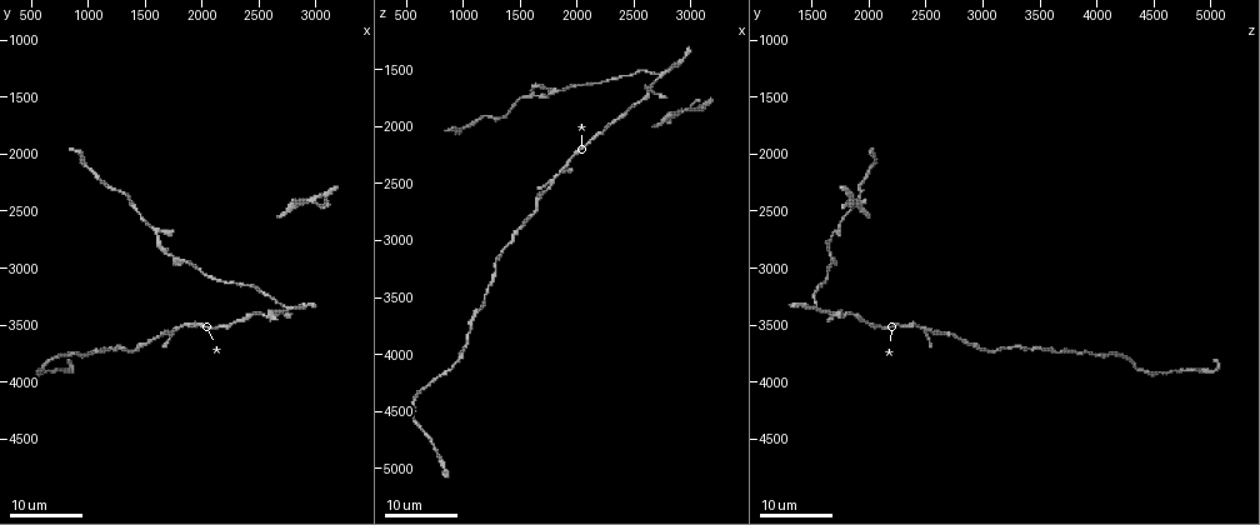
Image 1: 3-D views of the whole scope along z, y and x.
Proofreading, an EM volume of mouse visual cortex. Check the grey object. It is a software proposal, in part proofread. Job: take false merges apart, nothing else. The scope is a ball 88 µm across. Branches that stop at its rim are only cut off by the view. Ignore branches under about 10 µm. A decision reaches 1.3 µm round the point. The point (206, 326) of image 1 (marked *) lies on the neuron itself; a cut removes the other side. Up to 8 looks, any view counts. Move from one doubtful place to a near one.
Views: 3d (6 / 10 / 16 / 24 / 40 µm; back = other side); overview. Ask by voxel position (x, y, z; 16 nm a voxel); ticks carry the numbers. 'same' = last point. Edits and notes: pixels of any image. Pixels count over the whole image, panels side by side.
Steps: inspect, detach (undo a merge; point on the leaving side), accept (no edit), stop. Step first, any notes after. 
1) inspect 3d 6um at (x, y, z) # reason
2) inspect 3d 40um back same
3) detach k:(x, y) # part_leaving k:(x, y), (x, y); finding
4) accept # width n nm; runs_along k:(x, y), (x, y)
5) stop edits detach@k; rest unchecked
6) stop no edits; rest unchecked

inspect 3d 16um at (1740, 3540, 2520) # three-way junction

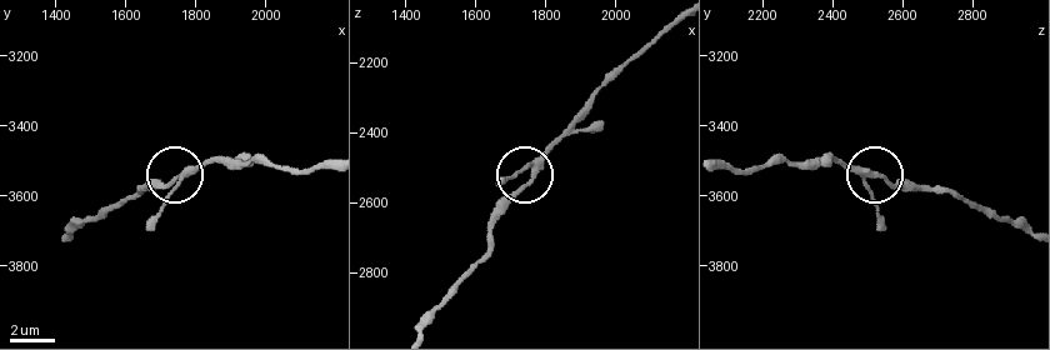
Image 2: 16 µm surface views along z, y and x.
inspect 3d 10um at (1740, 3550, 2540) # zoom in

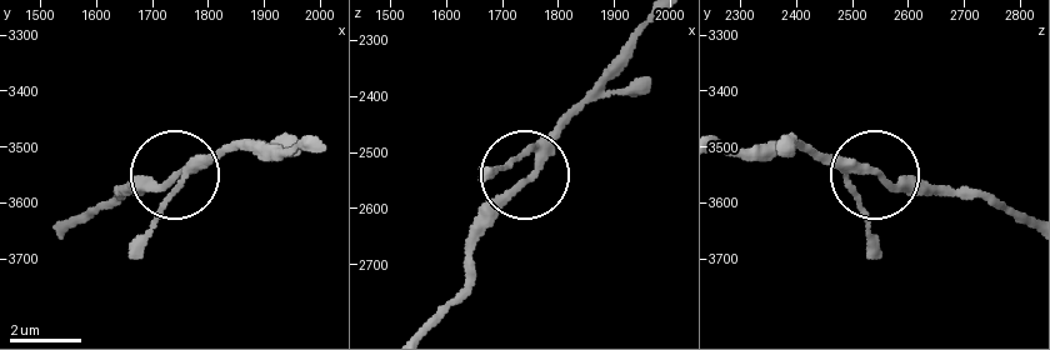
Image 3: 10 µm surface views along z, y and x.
accept # arms 3; all the same neuron

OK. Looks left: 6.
inspect 3d 24um at (2280, 3460, 1960) # narrows sharply

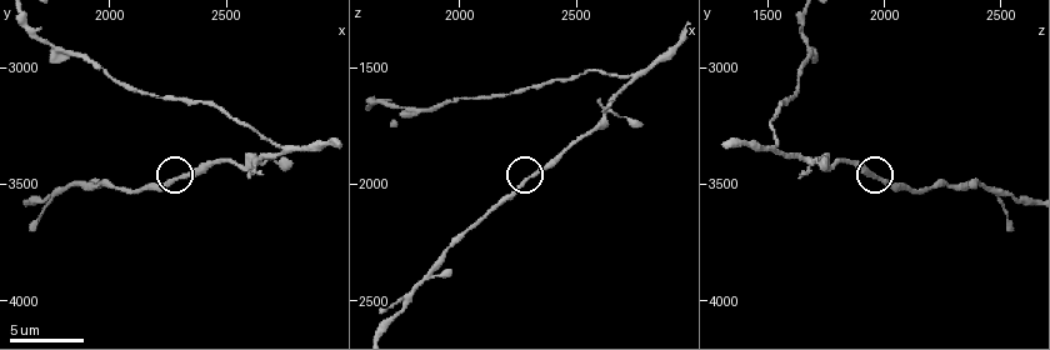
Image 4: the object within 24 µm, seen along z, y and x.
inspect 3d 6um at (2290, 3470, 1990) # closer look

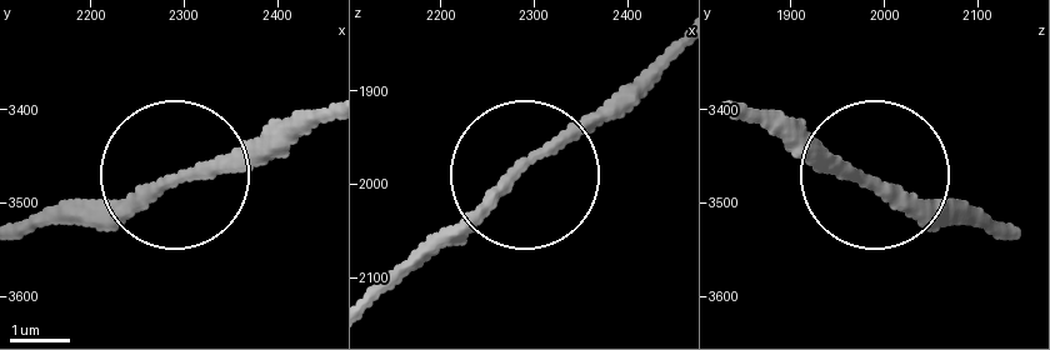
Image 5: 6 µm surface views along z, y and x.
accept # one neuron here

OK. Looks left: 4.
inspect 3d 10um at (2730, 3340, 1550) # three arms meet

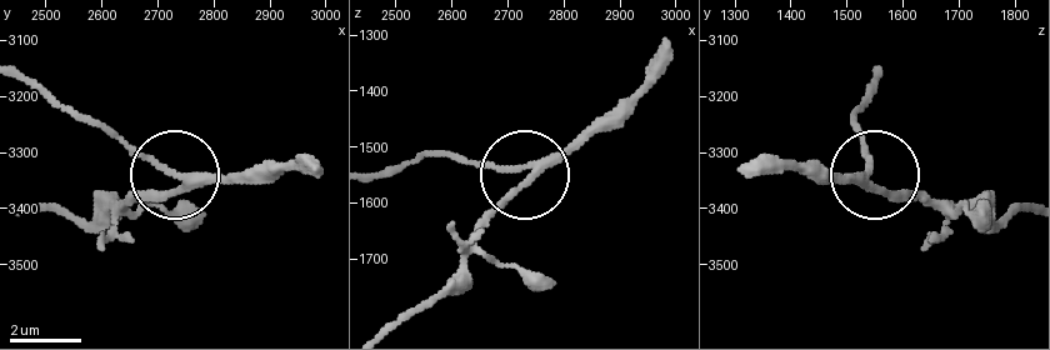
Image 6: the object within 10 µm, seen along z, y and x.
accept # runs_along 6:(29, 211), (91, 220), (173, 194), (173, 179), (104, 125); continuous, no second neuron

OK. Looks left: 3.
inspect 3d 10um at (2530, 3400, 1800) # calibre changes

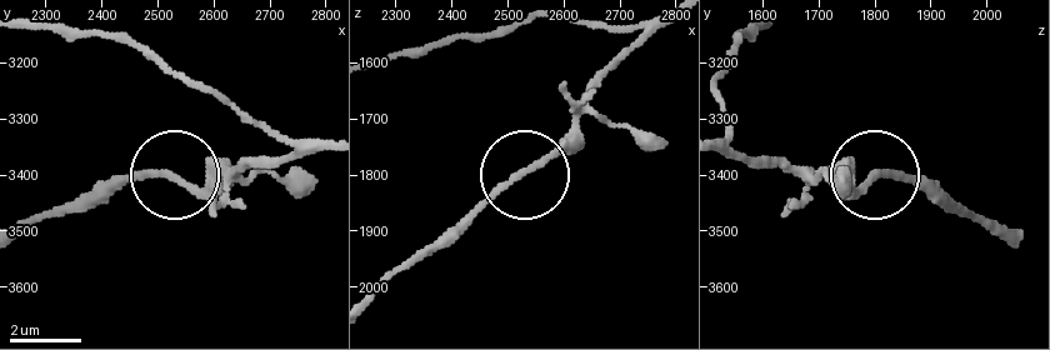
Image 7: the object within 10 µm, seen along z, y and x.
inspect 3d 6um at (2535, 3410, 1790)

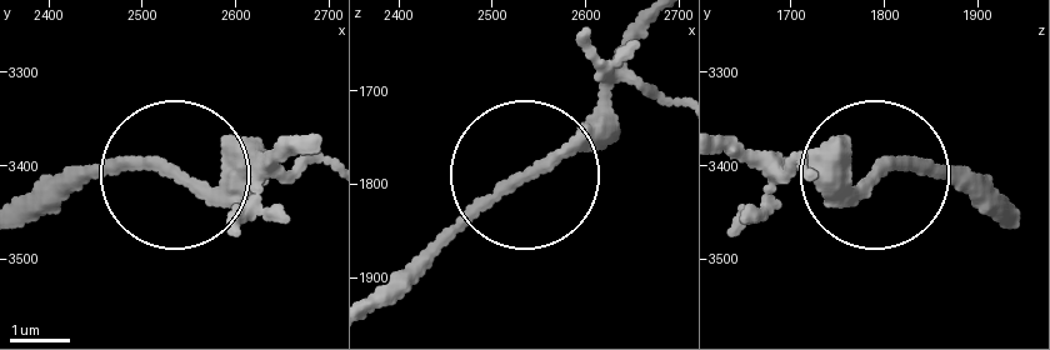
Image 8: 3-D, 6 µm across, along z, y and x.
accept # width 190 nm; runs_along 8:(24, 215), (114, 171), (219, 185), (273, 171); continuous, no second neuron

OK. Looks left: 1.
stop no edits; rest unchecked

